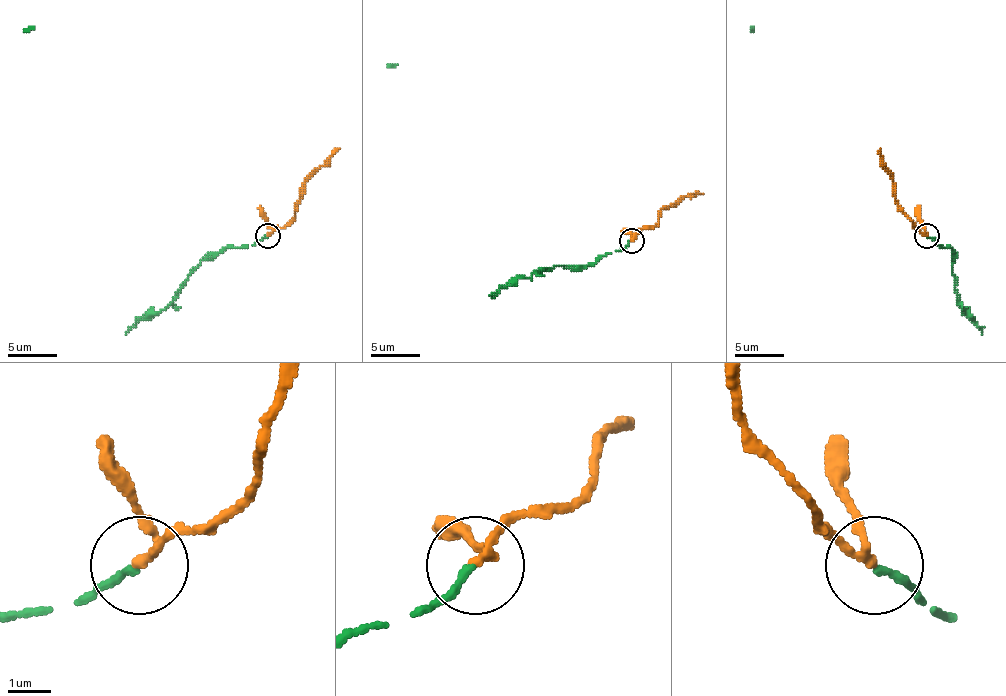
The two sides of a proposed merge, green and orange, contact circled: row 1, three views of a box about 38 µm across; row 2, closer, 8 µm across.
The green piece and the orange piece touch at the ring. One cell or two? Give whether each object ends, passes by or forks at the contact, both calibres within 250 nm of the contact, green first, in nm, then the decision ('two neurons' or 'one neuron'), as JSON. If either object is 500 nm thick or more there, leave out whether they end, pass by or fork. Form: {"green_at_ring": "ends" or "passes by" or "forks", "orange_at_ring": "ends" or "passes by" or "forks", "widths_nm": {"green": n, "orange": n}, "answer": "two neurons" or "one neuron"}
{"green_at_ring": "ends", "orange_at_ring": "passes by", "widths_nm": {"green": 160, "orange": 170}, "answer": "one neuron"}

